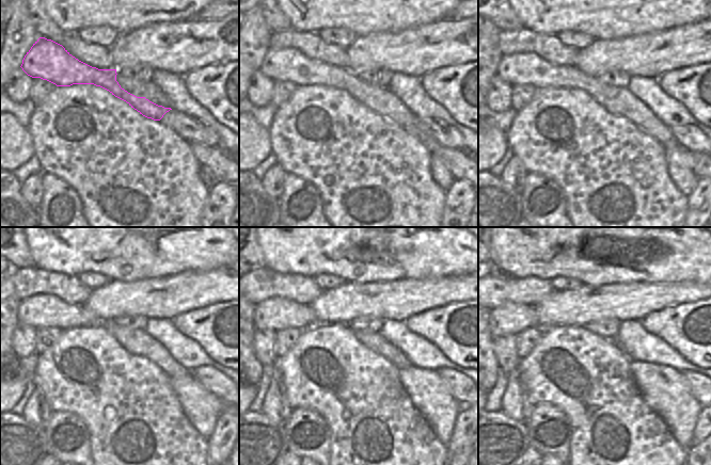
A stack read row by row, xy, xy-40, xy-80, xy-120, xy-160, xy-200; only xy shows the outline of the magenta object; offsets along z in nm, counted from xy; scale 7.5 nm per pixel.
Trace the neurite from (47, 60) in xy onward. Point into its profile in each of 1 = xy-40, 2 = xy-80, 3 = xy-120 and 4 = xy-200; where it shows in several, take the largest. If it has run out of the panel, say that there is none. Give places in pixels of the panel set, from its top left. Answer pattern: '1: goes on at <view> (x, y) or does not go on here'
1: goes on at xy-40 (287, 65)
2: goes on at xy-80 (526, 67)
3: goes on at xy-120 (42, 310)
4: goes on at xy-200 (510, 318)

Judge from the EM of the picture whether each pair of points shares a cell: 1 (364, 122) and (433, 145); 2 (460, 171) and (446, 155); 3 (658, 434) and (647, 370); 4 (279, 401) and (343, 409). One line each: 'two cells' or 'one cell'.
1: two cells
2: one cell
3: two cells
4: two cells

